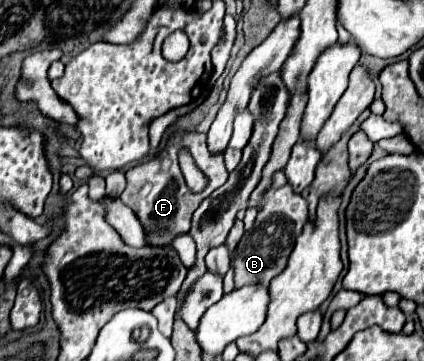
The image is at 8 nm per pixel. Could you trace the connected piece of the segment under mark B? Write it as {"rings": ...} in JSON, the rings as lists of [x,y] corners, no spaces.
{"rings":[[[290,185],[280,189],[266,191],[262,197],[262,209],[256,215],[252,229],[240,239],[234,253],[234,283],[236,287],[244,285],[262,285],[268,287],[270,281],[286,269],[288,257],[294,249],[294,241],[308,223],[308,203],[302,195],[296,195]]]}

